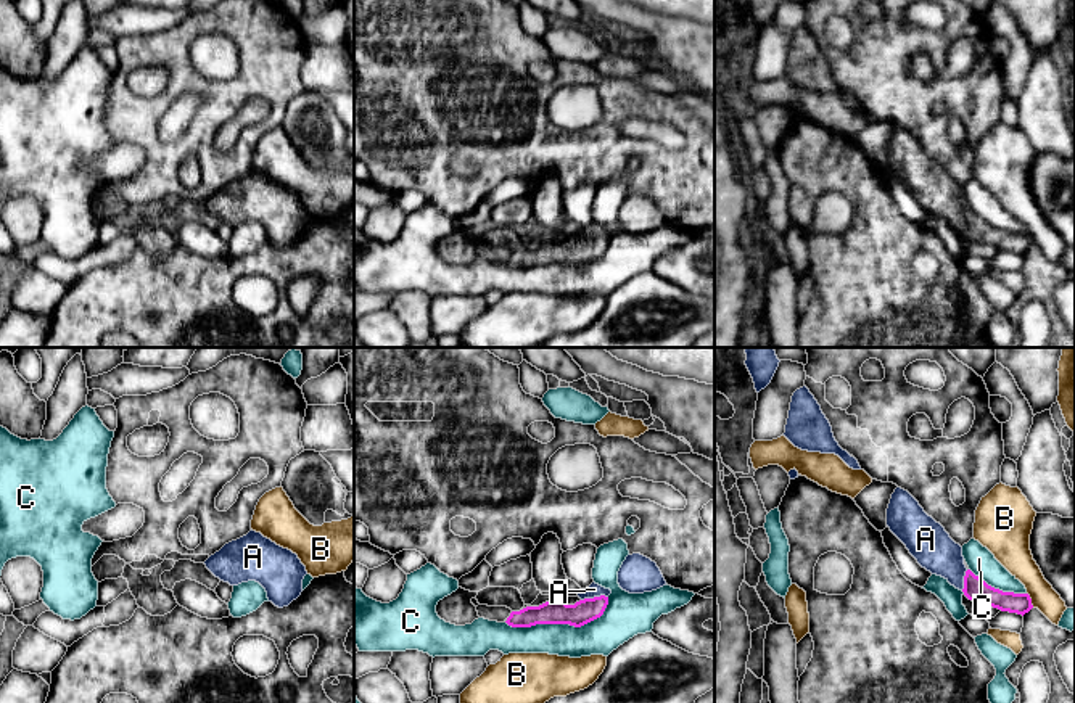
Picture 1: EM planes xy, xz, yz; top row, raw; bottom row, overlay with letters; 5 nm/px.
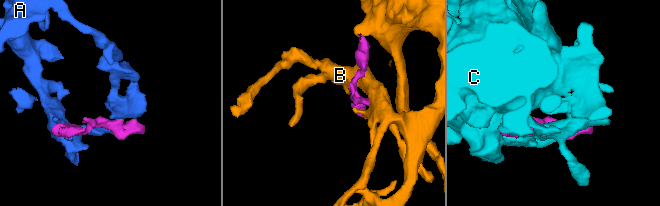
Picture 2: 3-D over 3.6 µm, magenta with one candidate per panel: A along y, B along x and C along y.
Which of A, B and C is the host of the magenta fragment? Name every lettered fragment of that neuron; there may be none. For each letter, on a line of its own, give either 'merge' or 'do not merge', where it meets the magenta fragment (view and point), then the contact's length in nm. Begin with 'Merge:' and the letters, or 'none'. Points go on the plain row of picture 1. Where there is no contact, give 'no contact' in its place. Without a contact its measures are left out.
Merge: A
A: merge | xz (594, 237) | 140 nm
B: do not merge | yz (1030, 240) | 90 nm
C: do not merge | xz (562, 263) | 550 nm

